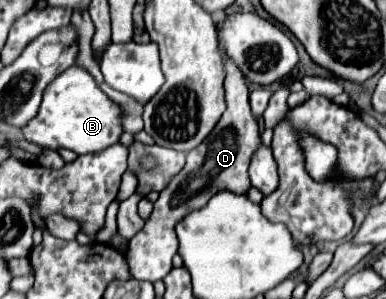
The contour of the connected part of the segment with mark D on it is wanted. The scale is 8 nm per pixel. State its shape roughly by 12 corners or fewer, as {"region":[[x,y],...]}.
{"region":[[224,54],[226,112],[128,242],[130,272],[156,282],[174,226],[216,192],[248,194],[262,144],[248,84]]}

